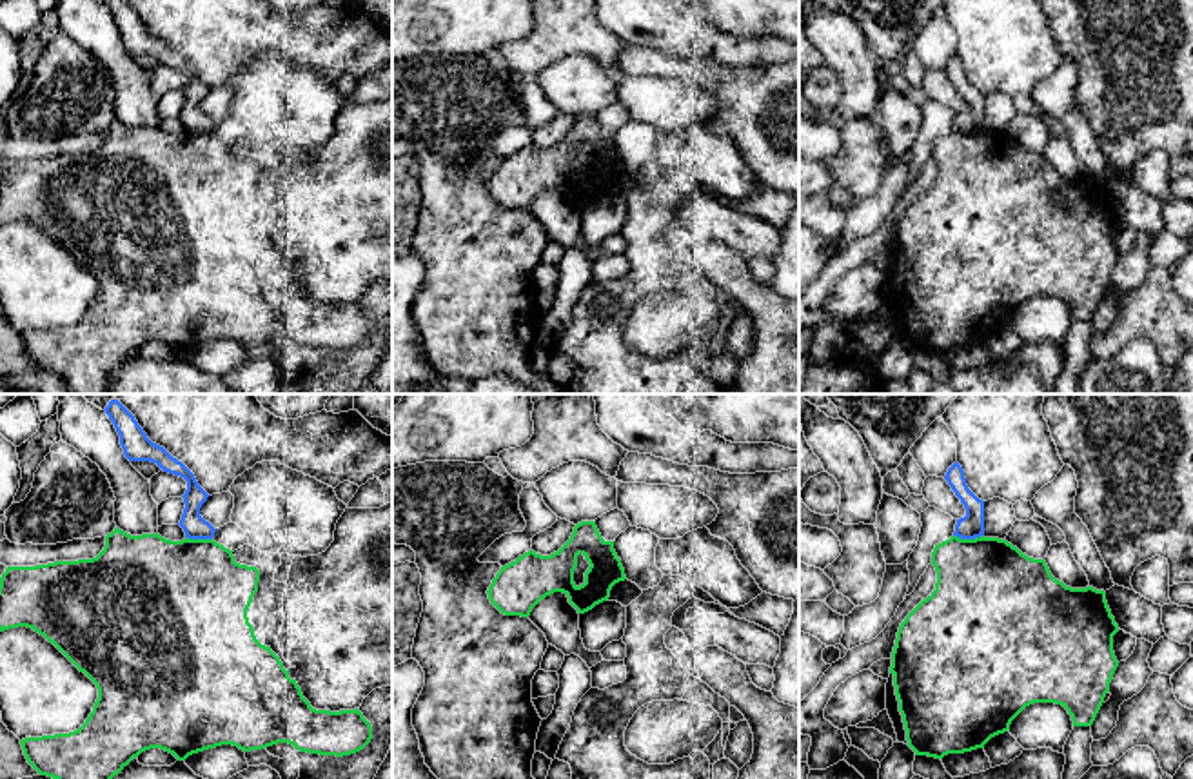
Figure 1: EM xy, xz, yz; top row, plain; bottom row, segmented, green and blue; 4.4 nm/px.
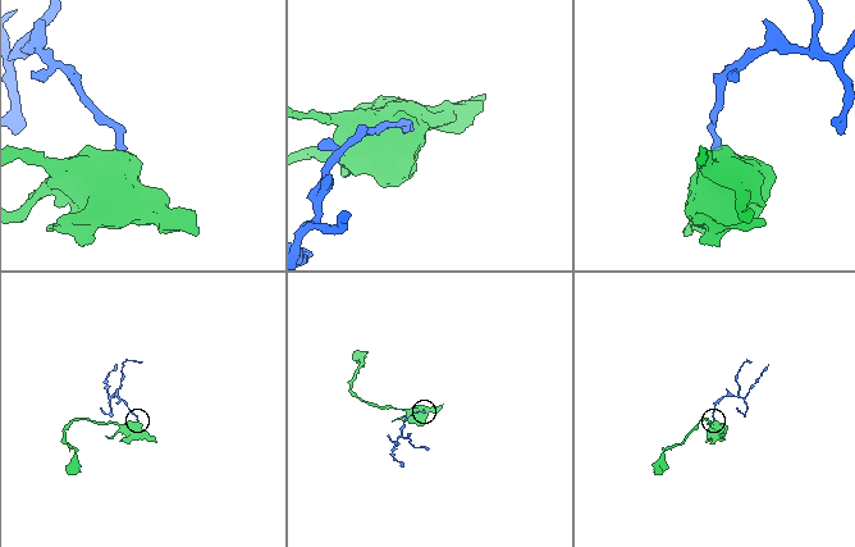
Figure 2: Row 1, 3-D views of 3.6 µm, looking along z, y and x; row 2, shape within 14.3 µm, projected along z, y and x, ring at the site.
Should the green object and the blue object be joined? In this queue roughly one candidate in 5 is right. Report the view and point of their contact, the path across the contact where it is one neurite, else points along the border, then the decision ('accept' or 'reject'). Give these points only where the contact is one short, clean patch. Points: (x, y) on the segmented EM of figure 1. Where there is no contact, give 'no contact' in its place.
yz (968, 540) | along yz (954, 534), (961, 538), (983, 536) | reject

